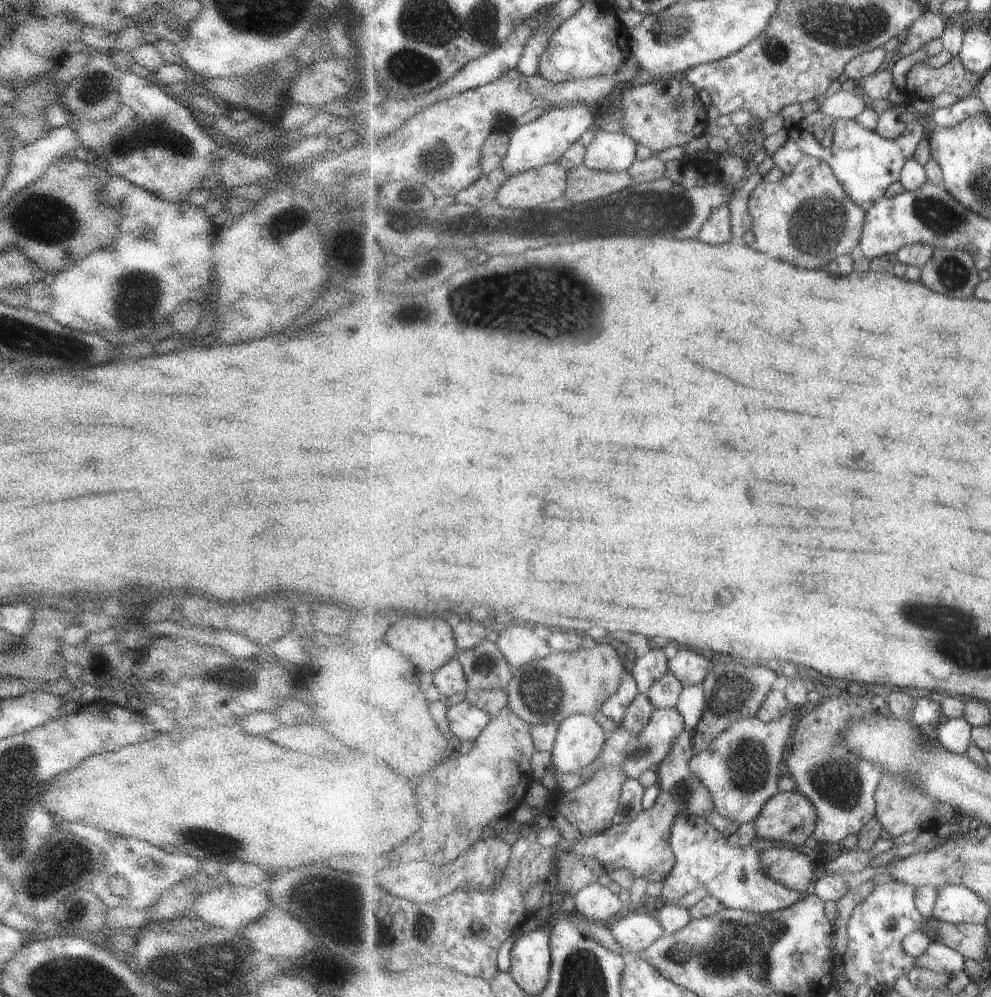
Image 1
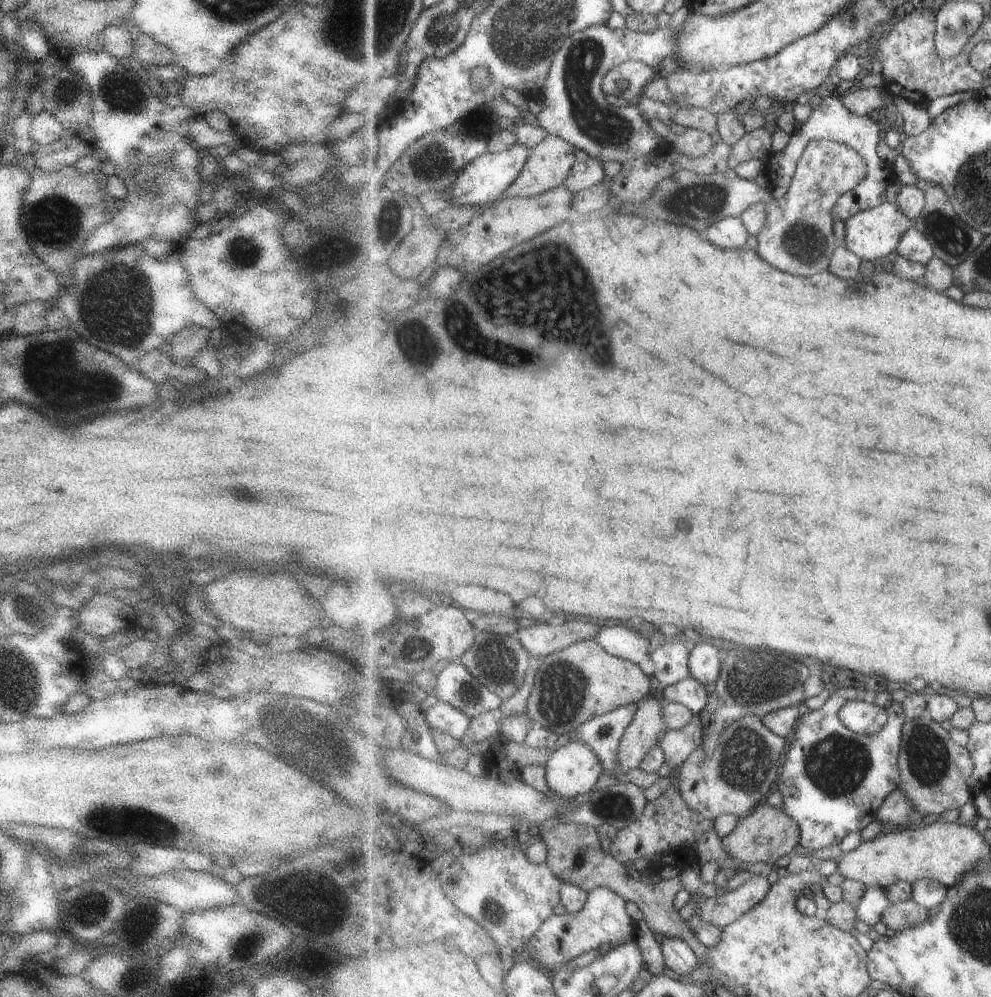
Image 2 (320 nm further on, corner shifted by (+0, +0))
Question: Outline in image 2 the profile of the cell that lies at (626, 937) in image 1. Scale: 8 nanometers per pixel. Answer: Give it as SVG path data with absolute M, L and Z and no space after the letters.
M665 937L660 946L666 966L679 976L687 977L700 965L699 957L684 940Z

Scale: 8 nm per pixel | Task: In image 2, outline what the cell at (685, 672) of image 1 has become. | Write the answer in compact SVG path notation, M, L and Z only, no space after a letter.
M693 644L689 659L690 676L701 684L716 682L722 672L721 650L713 644Z

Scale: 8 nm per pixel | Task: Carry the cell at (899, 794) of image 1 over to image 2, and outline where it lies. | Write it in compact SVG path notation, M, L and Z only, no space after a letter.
M925 712L917 720L907 720L903 729L903 744L899 755L899 766L901 784L900 788L908 799L913 801L918 814L923 813L928 819L947 812L947 810L959 810L965 804L973 800L972 790L969 786L969 777L974 769L974 762L967 746L957 744L951 738L950 732L947 732L940 722L933 720Z

